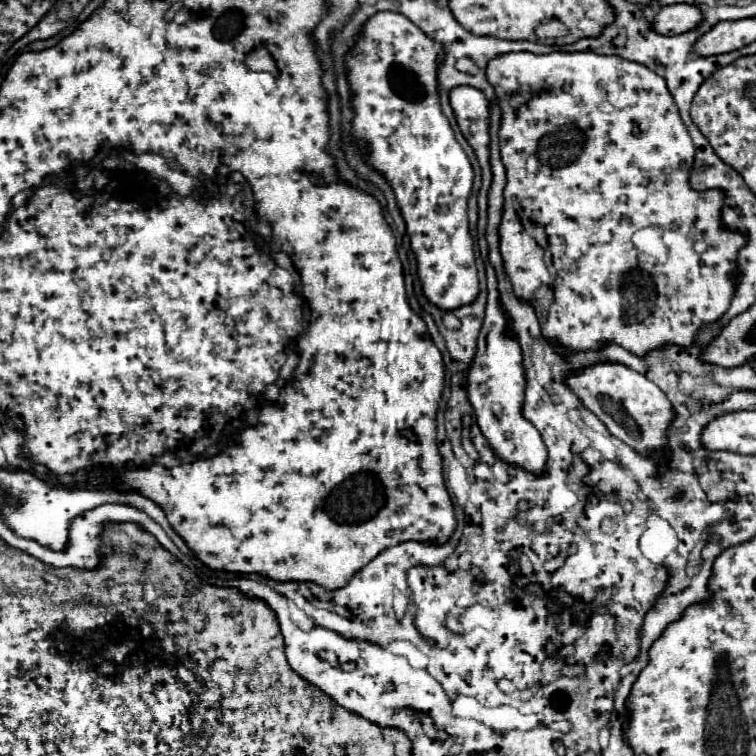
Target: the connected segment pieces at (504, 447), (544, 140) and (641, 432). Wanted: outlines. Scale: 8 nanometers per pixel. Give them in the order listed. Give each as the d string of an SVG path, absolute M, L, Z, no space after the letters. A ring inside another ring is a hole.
M491 289L487 317L483 321L477 353L467 377L469 401L475 409L481 433L487 437L493 451L509 465L525 467L531 473L543 473L547 461L547 447L539 431L523 417L523 397L525 397L525 373L523 373L523 353L519 341L507 333L507 317L503 317L503 307L495 289Z
M553 51L549 55L505 53L499 57L493 57L487 63L487 81L493 85L495 95L499 99L499 107L501 107L499 145L501 145L501 161L507 169L505 197L509 203L513 203L513 199L517 199L519 205L523 207L523 213L535 225L547 227L547 249L543 249L533 237L529 237L525 233L521 223L501 223L499 225L499 249L501 249L501 257L505 263L505 271L513 283L515 295L519 299L533 301L535 291L541 285L553 285L553 289L555 289L555 301L551 303L547 315L545 315L545 321L543 321L543 335L547 339L555 339L561 345L569 345L575 349L599 349L605 341L613 341L635 355L645 355L649 349L655 349L663 343L691 345L695 331L701 325L719 319L730 306L735 286L731 283L729 273L735 269L735 255L745 245L745 237L741 233L733 233L733 231L721 227L721 217L719 217L719 211L723 205L721 191L697 193L689 187L689 165L693 165L695 145L679 117L679 109L677 109L665 81L657 73L653 73L649 67L625 61L621 57L605 57L605 55L595 55L595 53L563 53L563 51ZM651 225L659 225L663 229L663 243L667 247L665 263L657 263L653 257L647 257L645 253L635 251L631 245L631 233L635 233L635 229L645 229ZM697 239L703 239L707 243L707 251L703 255L693 251L693 243Z
M599 361L567 375L567 387L579 397L579 401L583 401L589 411L593 411L605 423L611 435L615 435L635 451L653 455L657 449L663 449L667 445L665 433L675 417L675 411L665 393L645 375L621 363Z

